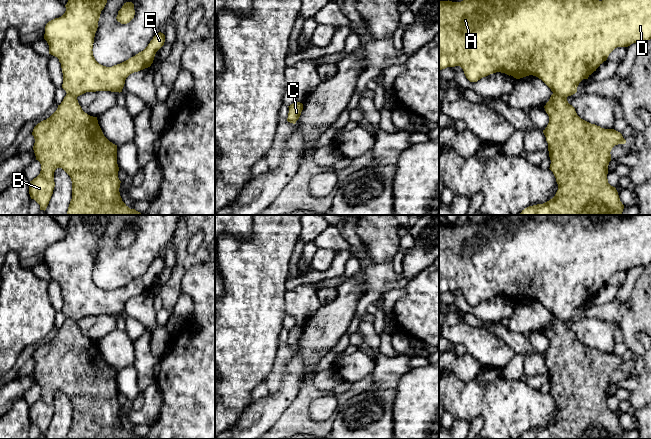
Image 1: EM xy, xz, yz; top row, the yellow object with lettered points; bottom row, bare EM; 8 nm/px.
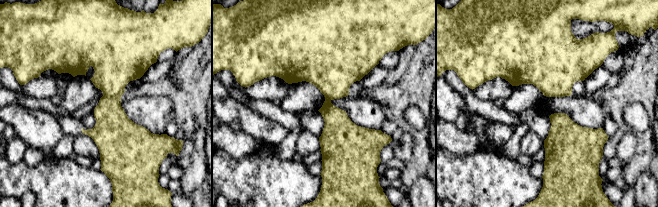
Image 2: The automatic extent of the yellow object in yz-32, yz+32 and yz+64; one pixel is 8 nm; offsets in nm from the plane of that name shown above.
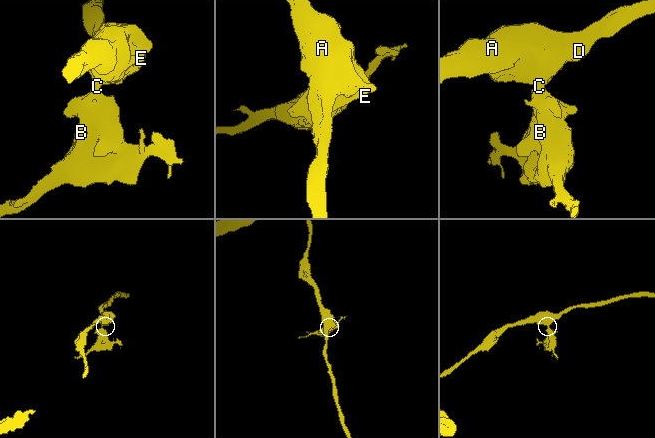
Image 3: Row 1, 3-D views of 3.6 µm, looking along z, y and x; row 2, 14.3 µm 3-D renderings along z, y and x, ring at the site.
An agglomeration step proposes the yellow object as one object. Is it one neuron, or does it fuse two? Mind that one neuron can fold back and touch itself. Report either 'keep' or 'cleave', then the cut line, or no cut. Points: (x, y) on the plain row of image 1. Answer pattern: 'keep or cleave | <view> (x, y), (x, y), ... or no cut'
cleave | yz (553, 317), (566, 321)

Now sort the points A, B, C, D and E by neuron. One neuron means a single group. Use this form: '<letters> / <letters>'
A D E / B C

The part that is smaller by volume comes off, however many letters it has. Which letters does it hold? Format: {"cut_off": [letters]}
{"cut_off": ["B", "C"]}

